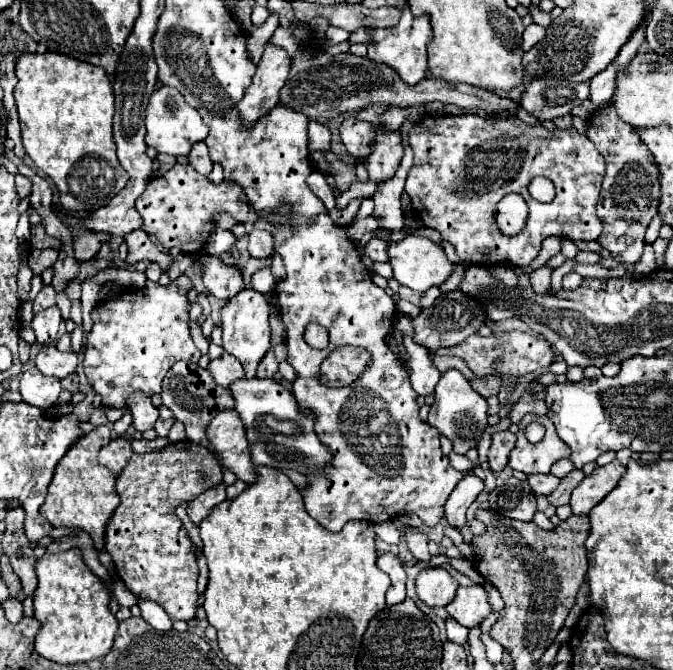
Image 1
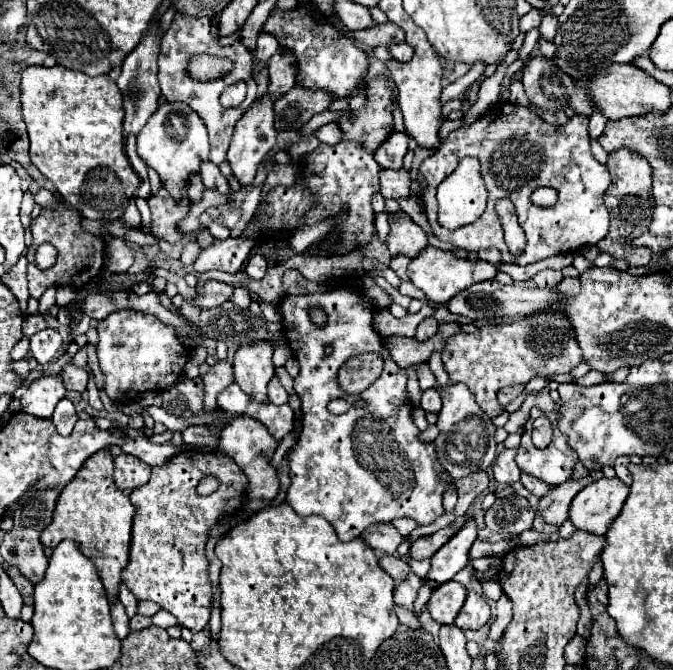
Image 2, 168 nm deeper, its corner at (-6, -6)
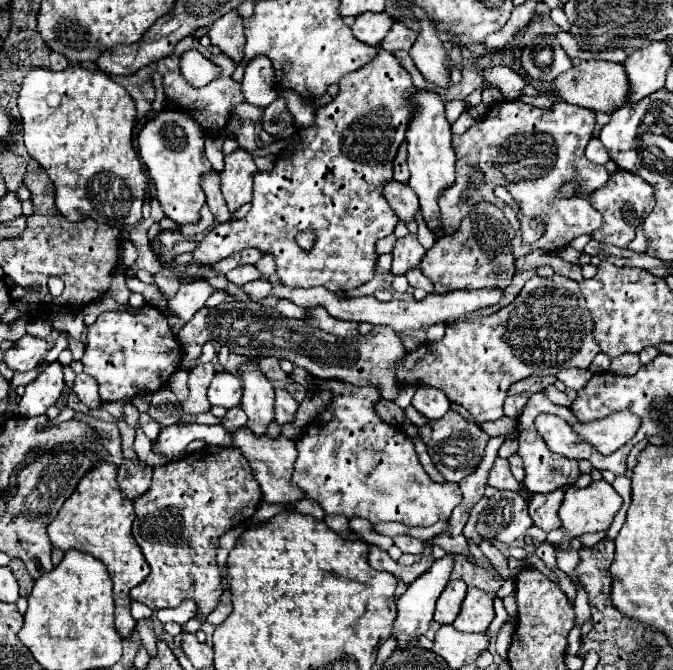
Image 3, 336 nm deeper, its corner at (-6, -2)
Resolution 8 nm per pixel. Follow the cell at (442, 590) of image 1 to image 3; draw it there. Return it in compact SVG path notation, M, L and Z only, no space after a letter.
M449 581L445 591L441 593L437 607L435 607L435 621L445 625L445 623L453 623L455 617L459 615L461 603L465 599L467 593L467 585L463 581Z

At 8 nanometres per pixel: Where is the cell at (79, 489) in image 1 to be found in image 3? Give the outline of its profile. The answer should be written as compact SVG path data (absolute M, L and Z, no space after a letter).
M101 461L91 469L77 485L75 493L65 501L59 515L49 523L47 533L55 549L85 551L95 559L103 561L113 579L113 599L115 599L115 629L123 639L131 639L135 631L135 619L131 617L131 597L129 591L143 583L149 575L147 561L131 535L133 525L133 501L125 497L117 483L117 467L113 463Z

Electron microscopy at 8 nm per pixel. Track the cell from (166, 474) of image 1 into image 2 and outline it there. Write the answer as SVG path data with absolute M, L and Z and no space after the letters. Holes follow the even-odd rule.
M187 449L177 453L167 465L153 467L151 479L139 489L133 489L129 495L135 507L135 517L133 517L133 531L131 531L129 563L121 573L123 583L129 587L129 591L139 601L155 601L159 607L175 615L179 625L187 627L191 633L201 631L207 625L211 615L211 583L207 579L209 563L205 557L207 531L213 523L217 523L219 517L235 515L243 505L245 493L247 493L247 477L231 457L219 451ZM203 475L215 475L221 481L219 489L209 497L197 495L197 485Z

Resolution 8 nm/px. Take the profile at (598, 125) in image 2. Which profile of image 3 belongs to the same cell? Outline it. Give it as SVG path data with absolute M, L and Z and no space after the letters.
M595 137L589 141L585 155L587 155L587 159L589 159L589 161L593 161L593 163L597 163L597 165L605 165L605 163L609 161L607 149L605 149L605 147L603 147L603 143L601 143L599 139L595 139Z

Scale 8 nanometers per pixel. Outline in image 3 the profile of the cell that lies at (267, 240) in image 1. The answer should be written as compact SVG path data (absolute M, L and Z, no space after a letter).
M241 265L241 267L233 269L233 271L229 271L227 273L227 279L231 283L235 283L235 285L245 285L245 283L251 283L251 281L261 279L261 273L257 271L255 265Z

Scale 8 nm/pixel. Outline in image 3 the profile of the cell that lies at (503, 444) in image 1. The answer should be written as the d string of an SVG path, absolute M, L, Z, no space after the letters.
M501 457L495 459L495 465L493 465L491 473L489 473L487 483L491 487L499 489L499 491L503 491L503 489L507 489L507 491L519 491L521 489L521 483L515 481L515 477L509 471L509 461L501 459Z

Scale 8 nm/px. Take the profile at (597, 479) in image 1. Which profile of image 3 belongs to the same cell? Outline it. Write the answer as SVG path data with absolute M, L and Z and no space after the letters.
M593 481L589 487L579 489L579 487L569 487L565 491L565 499L559 507L559 519L561 519L561 527L565 529L565 537L573 539L573 537L581 537L585 533L595 533L595 531L607 531L617 509L621 507L621 497L619 493L613 489L613 485L609 485L607 481Z

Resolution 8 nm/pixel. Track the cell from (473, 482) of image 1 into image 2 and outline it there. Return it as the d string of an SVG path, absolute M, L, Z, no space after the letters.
M465 515L463 527L431 557L431 571L425 579L431 583L433 589L453 579L453 575L469 563L469 547L473 545L475 539L477 539L475 517Z

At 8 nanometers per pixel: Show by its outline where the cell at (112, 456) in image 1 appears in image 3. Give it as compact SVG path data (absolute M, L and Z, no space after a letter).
M125 459L125 463L119 467L117 481L119 481L123 493L133 501L151 487L151 473L153 473L153 469L143 465L141 461Z

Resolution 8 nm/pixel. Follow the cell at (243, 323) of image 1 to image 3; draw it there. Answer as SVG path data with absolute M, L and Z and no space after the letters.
M255 361L241 367L241 377L245 381L241 405L243 405L243 411L249 417L247 427L255 435L265 435L267 425L275 419L273 387L271 387L269 379L259 371Z

